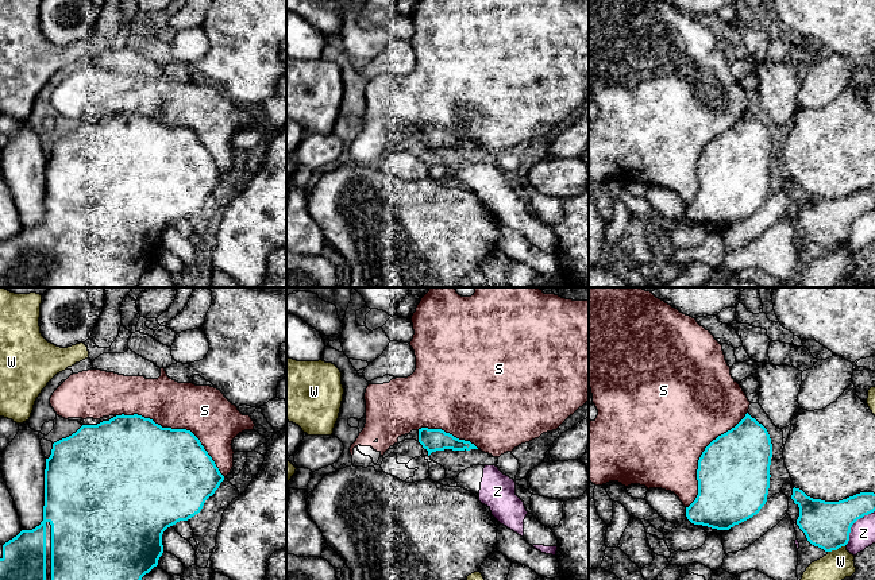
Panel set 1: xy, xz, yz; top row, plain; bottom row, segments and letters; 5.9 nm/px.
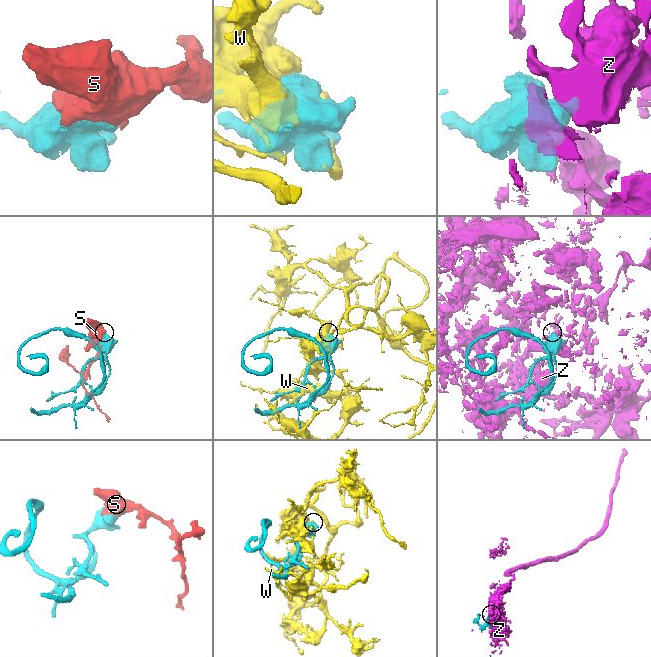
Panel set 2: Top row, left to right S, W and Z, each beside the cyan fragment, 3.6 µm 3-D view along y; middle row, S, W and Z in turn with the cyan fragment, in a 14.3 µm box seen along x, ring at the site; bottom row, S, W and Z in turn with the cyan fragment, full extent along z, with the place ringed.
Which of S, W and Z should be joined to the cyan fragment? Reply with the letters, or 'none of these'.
S

